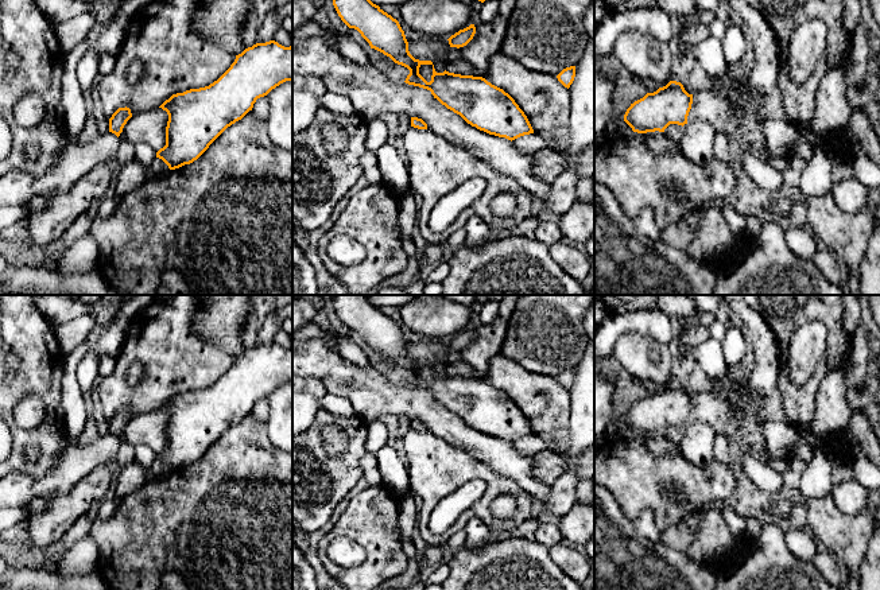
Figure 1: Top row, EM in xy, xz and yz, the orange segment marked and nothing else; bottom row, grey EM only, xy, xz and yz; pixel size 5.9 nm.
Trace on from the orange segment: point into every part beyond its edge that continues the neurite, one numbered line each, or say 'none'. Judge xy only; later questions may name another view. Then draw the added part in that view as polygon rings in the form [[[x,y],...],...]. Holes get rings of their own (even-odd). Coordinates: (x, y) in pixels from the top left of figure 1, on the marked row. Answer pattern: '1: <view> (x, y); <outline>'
none

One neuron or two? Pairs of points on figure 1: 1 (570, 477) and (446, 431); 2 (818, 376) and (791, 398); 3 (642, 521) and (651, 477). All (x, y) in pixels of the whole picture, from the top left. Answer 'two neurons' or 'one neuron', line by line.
1: two neurons
2: one neuron
3: two neurons

